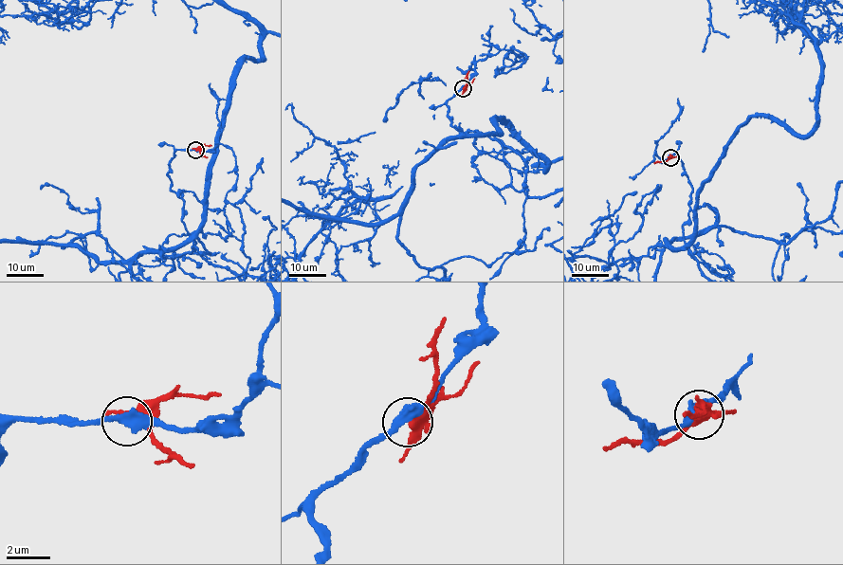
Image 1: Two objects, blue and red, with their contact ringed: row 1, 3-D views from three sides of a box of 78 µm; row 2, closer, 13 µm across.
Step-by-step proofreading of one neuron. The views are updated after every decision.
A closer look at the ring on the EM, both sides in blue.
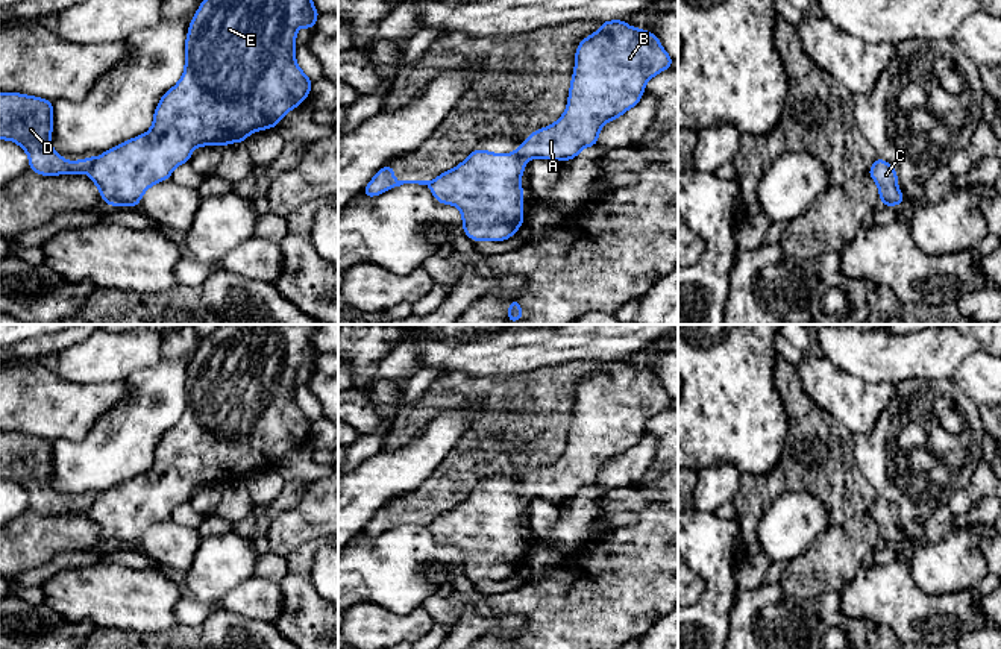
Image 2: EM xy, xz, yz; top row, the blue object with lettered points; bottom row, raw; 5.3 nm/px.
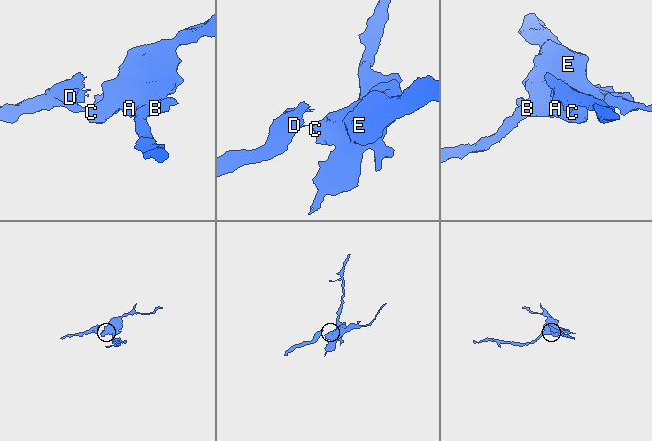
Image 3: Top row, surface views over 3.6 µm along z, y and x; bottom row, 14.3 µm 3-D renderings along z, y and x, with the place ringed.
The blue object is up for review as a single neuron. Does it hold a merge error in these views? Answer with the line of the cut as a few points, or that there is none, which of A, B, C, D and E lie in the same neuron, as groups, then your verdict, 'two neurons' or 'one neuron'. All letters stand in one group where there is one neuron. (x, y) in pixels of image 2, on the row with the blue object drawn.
xy (94, 159), (85, 170) | A B C E / D | two neurons

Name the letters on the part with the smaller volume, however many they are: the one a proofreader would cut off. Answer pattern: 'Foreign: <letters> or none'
Foreign: D

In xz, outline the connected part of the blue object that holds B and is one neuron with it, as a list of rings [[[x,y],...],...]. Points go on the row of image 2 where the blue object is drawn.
[[[623,20],[602,21],[601,29],[584,38],[575,53],[575,68],[564,114],[551,126],[537,129],[513,153],[491,153],[475,149],[455,168],[429,183],[438,203],[461,211],[463,230],[472,241],[504,241],[523,224],[522,173],[532,158],[570,161],[582,149],[598,144],[605,123],[634,108],[649,79],[672,67],[672,56],[649,30],[628,26]]]

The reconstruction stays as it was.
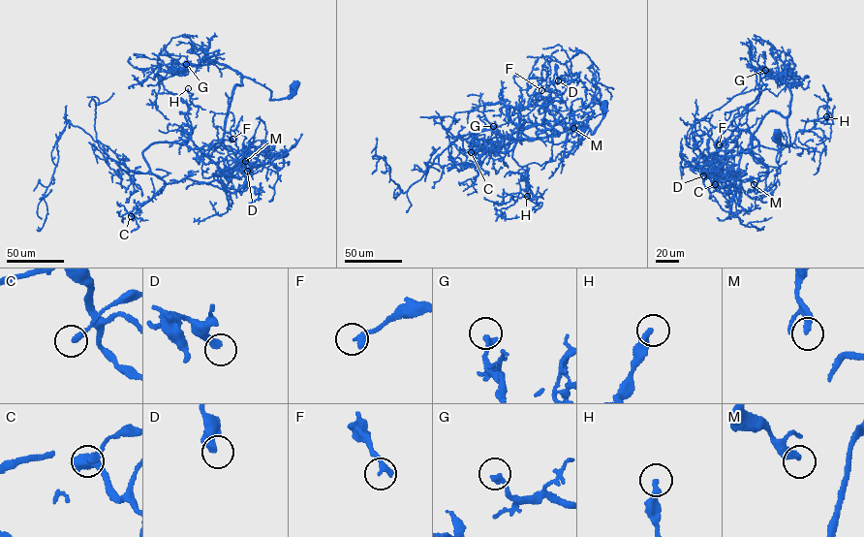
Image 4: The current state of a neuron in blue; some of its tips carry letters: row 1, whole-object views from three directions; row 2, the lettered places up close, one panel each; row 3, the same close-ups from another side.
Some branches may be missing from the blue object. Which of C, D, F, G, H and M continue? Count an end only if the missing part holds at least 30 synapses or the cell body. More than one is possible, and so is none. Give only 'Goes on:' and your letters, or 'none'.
Goes on: none

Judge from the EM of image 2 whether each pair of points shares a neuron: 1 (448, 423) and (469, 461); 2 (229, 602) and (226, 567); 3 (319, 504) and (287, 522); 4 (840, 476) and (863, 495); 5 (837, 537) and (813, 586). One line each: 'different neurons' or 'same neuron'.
1: different neurons
2: different neurons
3: same neuron
4: same neuron
5: same neuron

